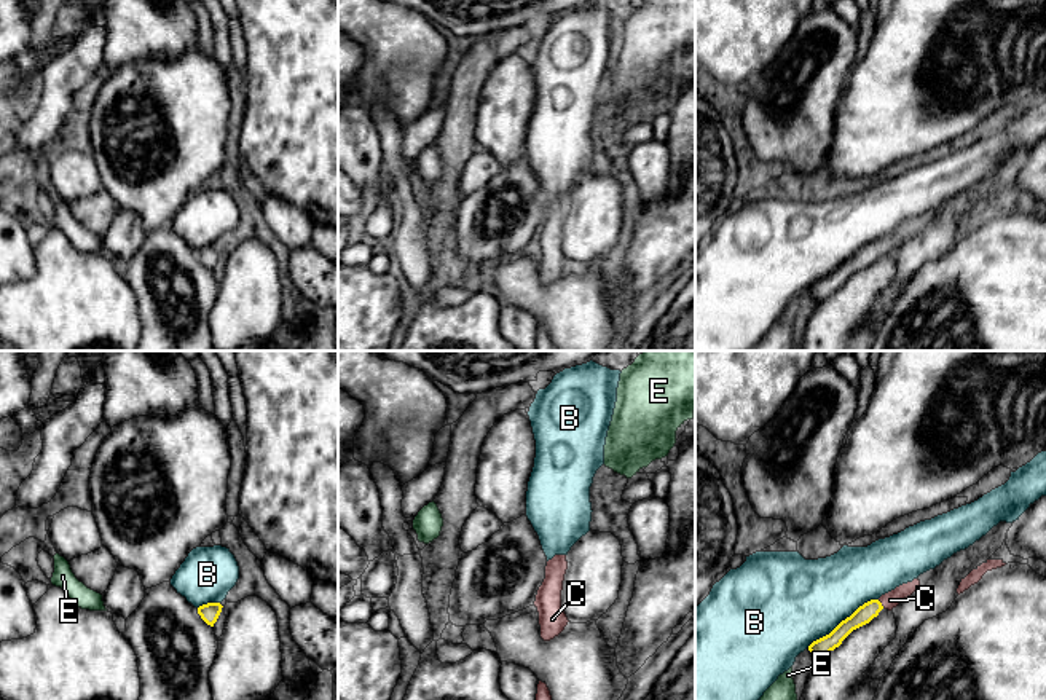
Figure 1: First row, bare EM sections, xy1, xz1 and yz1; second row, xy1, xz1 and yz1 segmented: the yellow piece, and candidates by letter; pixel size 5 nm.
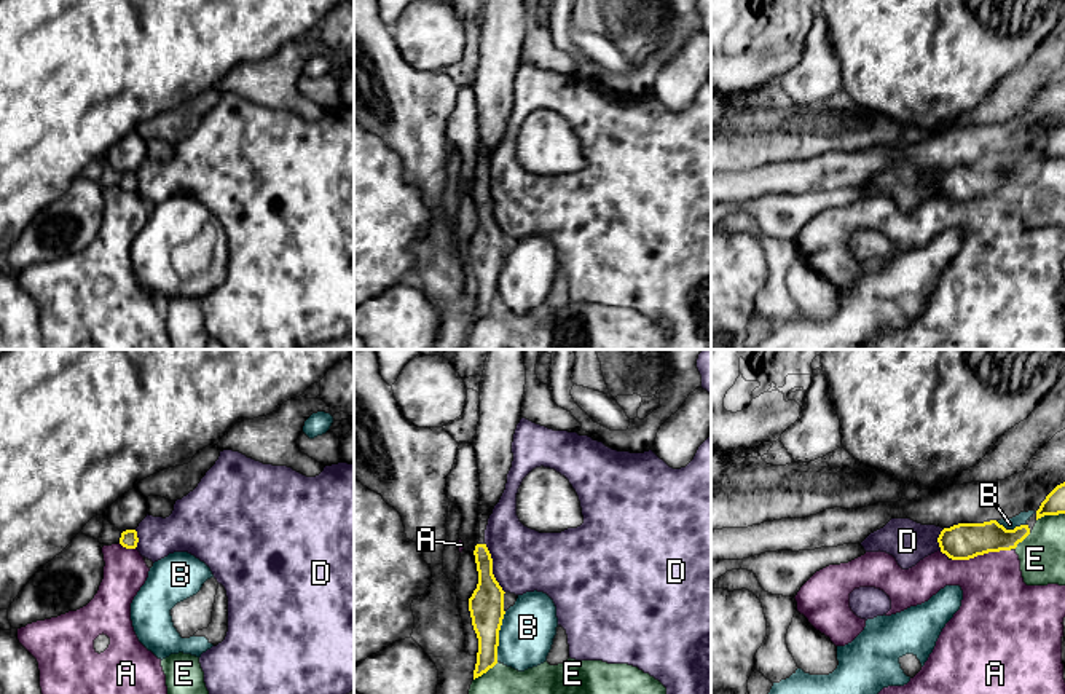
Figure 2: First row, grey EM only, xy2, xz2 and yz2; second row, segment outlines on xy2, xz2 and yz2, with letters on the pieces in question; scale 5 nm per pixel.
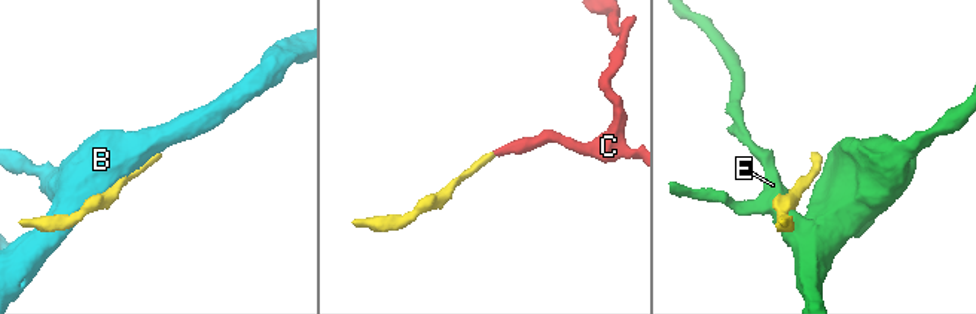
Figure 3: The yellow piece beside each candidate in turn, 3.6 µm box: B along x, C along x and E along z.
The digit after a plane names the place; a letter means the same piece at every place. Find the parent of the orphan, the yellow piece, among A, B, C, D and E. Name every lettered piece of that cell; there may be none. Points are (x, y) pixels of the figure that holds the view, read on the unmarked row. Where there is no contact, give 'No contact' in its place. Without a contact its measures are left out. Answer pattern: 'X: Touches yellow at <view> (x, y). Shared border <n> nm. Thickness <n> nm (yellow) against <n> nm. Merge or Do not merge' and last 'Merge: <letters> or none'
A: Touches yellow at yz2 (981, 197). Shared border 300 nm. Thickness 190 nm (yellow) against 340 nm. Do not merge
B: Touches yellow at yz1 (842, 263). Shared border 440 nm. Thickness 90 nm (yellow) against 420 nm. Do not merge
C: Touches yellow at yz1 (880, 246). Shared border 50 nm. Thickness 90 nm (yellow) against 90 nm. Merge
D: Touches yellow at xz2 (491, 211). Shared border 280 nm. Thickness 180 nm (yellow) against 320 nm. Do not merge
E: Touches yellow at xz2 (485, 315). Shared border 160 nm. Thickness 150 nm (yellow) against 380 nm. Do not merge
Merge: C

